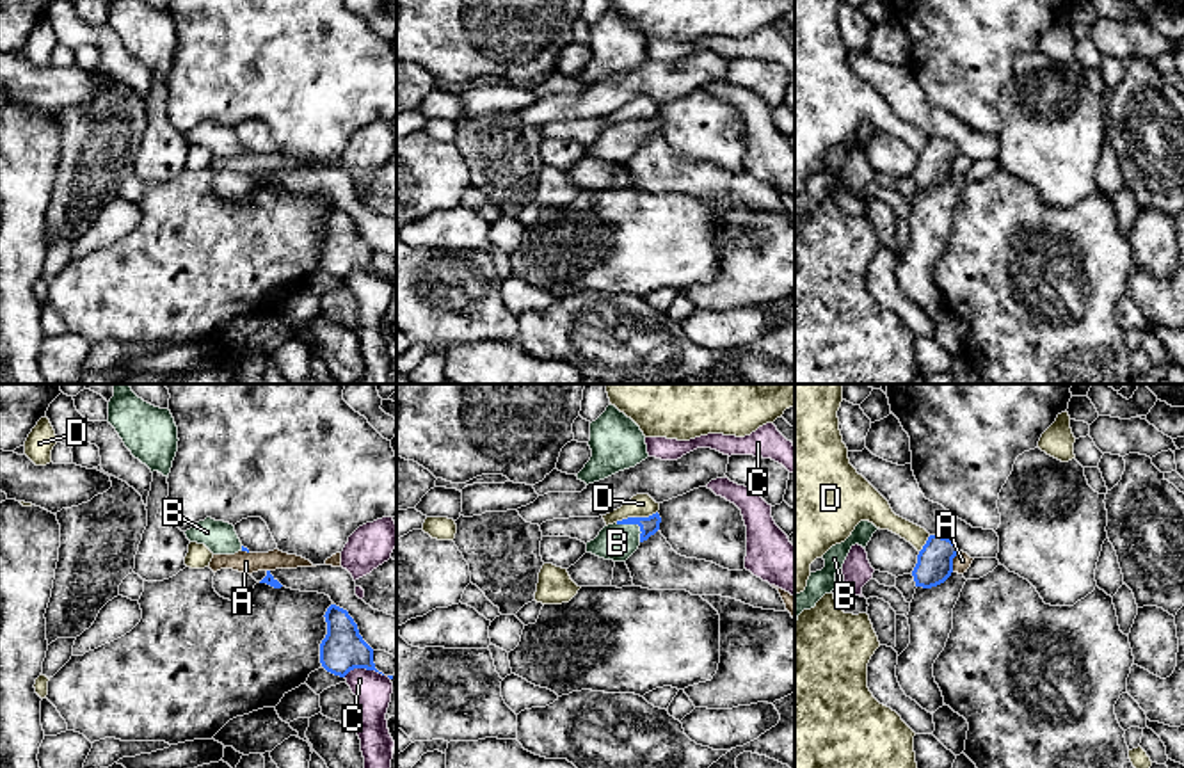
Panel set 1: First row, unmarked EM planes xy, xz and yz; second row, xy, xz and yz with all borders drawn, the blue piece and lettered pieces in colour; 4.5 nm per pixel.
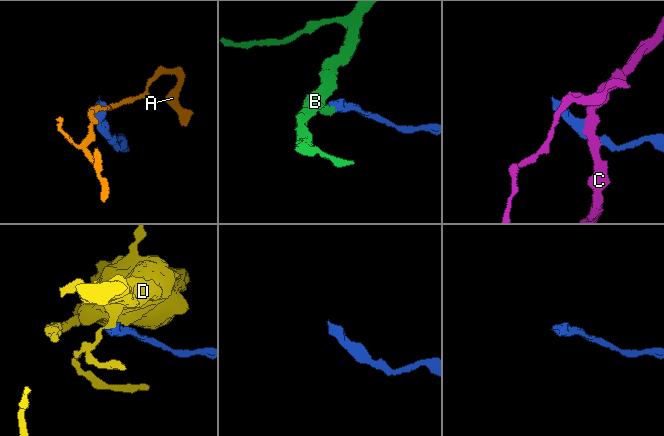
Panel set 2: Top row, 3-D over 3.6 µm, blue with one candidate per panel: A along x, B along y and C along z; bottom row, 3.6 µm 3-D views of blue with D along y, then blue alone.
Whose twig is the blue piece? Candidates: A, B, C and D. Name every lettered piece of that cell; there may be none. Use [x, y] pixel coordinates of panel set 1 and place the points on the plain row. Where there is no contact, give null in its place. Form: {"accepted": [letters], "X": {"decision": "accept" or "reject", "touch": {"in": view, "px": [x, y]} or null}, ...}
{"accepted": ["B"], "A": {"decision": "reject", "touch": {"in": "yz", "px": [952, 162]}}, "B": {"decision": "accept", "touch": {"in": "xz", "px": [635, 125]}}, "C": {"decision": "reject", "touch": {"in": "xy", "px": [363, 269]}}, "D": {"decision": "reject", "touch": {"in": "xz", "px": [635, 120]}}}

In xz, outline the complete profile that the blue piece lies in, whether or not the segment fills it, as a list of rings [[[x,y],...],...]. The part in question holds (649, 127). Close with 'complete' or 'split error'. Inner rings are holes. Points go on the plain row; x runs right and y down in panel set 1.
[[[628,119],[604,128],[599,137],[587,144],[587,155],[604,162],[626,164],[638,148],[660,132],[661,119]]]; split error

